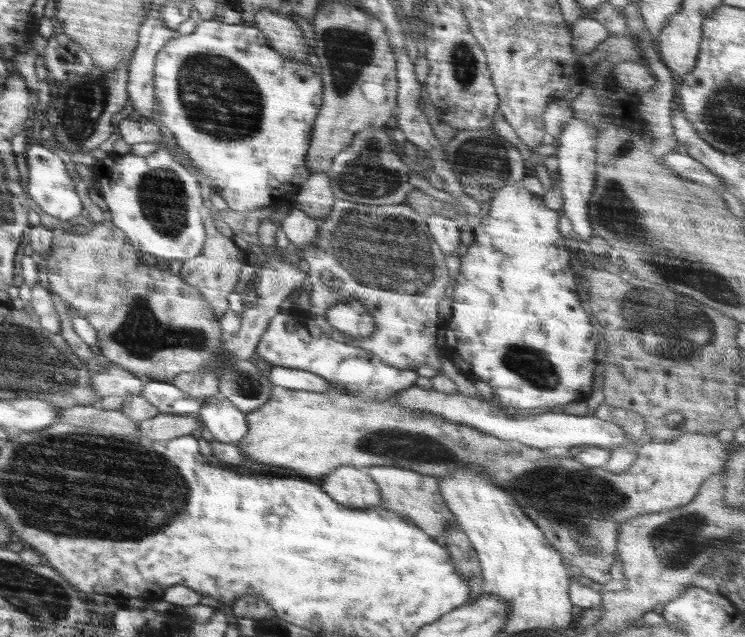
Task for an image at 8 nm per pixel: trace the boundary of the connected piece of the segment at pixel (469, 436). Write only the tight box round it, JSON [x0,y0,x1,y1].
[236,384,728,584]

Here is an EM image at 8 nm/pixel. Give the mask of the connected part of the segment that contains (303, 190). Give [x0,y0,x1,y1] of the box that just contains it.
[291,173,336,220]

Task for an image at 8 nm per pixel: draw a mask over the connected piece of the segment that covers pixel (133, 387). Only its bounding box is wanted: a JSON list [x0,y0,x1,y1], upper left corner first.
[90,365,152,400]

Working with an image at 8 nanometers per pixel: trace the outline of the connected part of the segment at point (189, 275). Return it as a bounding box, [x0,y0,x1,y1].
[180,212,247,322]

